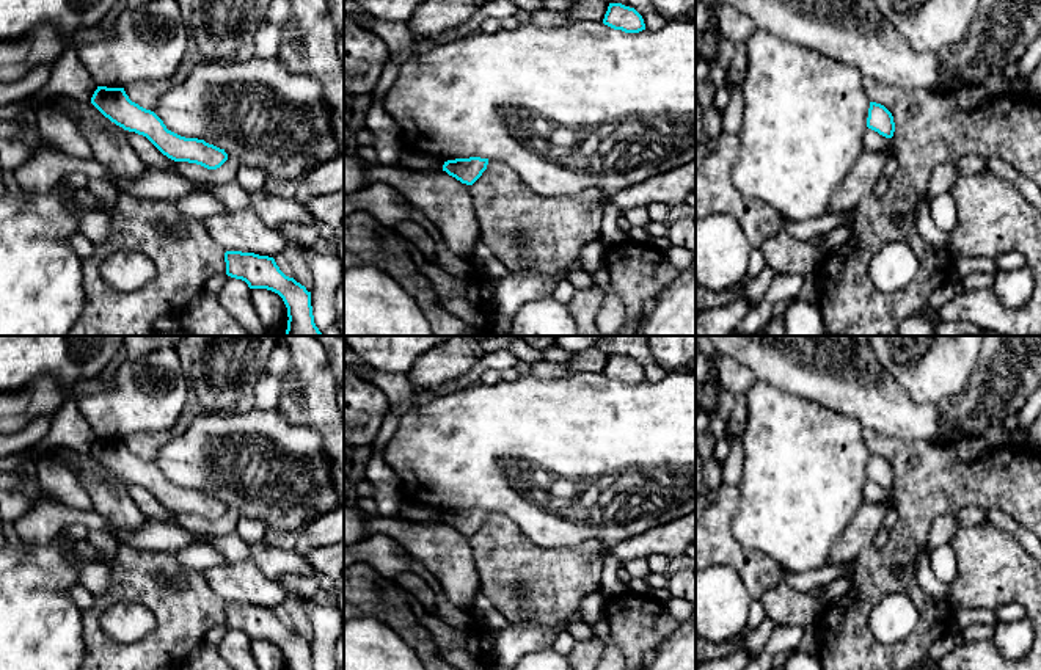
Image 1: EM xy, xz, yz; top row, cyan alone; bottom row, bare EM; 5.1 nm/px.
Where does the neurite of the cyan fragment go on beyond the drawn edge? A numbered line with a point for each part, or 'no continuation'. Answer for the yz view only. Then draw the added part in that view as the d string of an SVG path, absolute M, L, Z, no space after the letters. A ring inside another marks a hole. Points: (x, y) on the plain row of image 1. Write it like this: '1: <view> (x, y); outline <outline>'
no continuation

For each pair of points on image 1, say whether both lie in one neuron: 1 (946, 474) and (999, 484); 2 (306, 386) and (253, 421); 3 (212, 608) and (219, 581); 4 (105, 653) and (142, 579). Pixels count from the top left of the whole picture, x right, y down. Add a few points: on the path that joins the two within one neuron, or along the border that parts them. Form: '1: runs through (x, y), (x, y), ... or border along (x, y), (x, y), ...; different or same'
1: runs through (958, 484), (986, 484); same
2: border along (275, 410), (288, 421), (311, 424); different
3: border along (203, 573), (209, 587), (225, 603); different
4: runs through (93, 631), (93, 614), (120, 590); same

